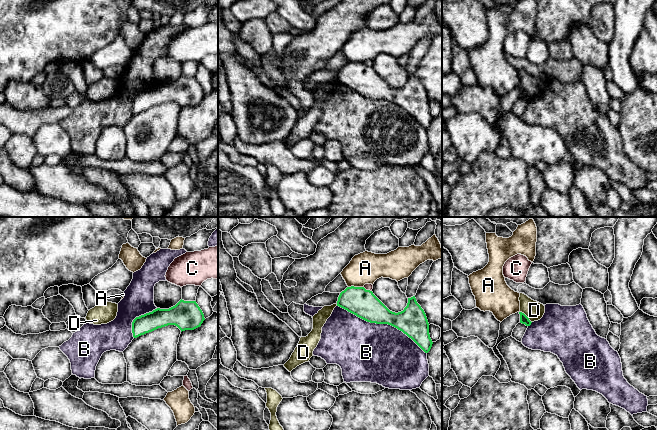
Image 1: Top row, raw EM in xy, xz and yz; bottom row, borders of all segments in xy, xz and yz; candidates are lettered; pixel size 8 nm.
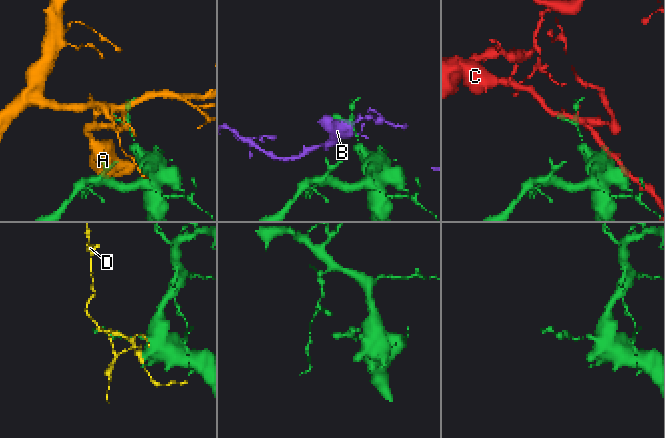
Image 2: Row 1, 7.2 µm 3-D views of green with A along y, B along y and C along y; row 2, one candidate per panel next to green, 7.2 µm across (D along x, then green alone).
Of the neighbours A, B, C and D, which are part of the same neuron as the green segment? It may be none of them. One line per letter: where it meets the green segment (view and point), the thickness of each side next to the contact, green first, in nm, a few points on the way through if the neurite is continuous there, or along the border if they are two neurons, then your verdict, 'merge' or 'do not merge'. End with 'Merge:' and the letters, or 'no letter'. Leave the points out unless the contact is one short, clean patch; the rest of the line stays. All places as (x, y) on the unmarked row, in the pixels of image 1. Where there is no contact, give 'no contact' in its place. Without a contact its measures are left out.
A: contact xz (355, 63); calibres 220 and 260 nm; border xz (362, 62), (348, 63); do not merge
B: contact xz (382, 99); calibres 240 and 480 nm; do not merge
C: contact xz (367, 66); calibres 220 and 50 nm; do not merge
D: contact yz (526, 92); calibres 70 and 150 nm; border yz (520, 87), (531, 98); do not merge
Merge: no letter

